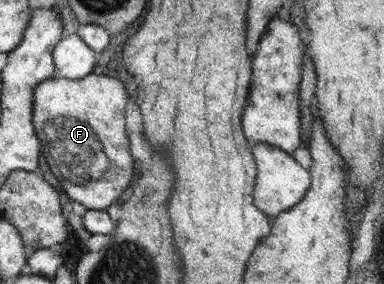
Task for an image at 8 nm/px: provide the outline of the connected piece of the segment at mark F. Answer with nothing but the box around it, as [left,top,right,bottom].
[32,73,133,235]

